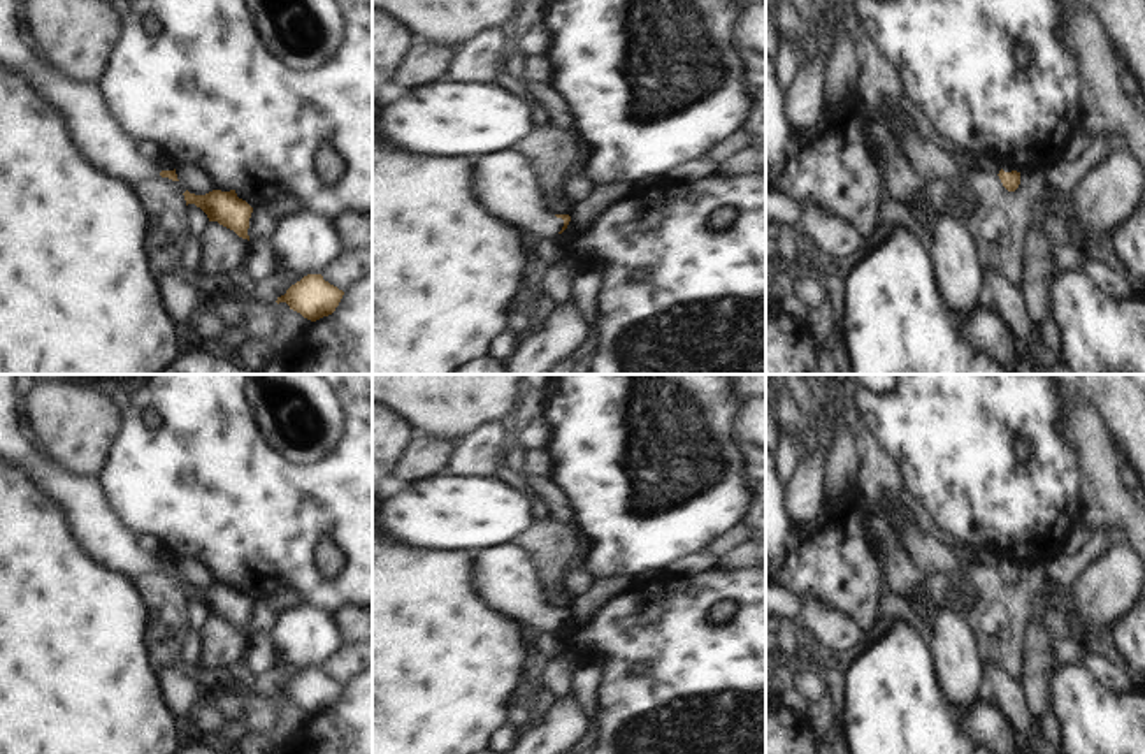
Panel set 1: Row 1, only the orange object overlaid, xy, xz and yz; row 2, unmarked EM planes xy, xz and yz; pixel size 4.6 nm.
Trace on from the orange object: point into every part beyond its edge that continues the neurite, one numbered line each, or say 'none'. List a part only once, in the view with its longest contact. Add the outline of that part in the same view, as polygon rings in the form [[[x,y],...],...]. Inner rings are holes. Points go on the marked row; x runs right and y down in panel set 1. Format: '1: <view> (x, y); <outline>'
1: xz (504, 183); [[[515,149],[472,158],[472,193],[479,206],[534,239],[555,239],[564,220],[546,211],[530,162]]]

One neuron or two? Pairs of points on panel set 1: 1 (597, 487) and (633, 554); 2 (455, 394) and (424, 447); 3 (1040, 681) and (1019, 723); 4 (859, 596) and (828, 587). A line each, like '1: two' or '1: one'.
1: one
2: two
3: two
4: one

